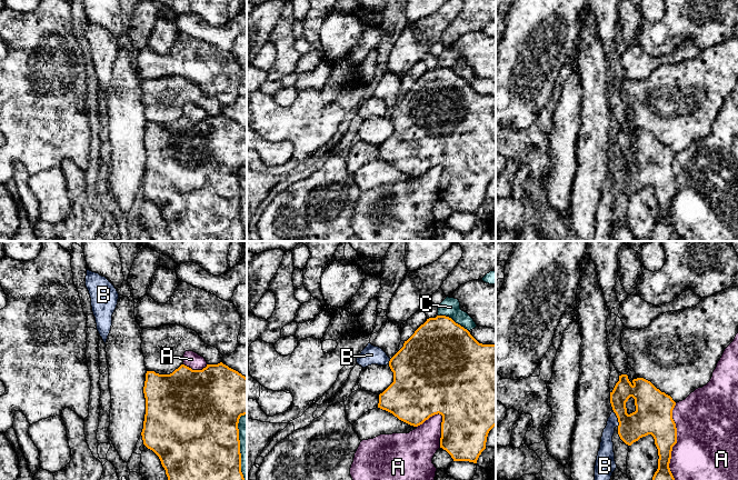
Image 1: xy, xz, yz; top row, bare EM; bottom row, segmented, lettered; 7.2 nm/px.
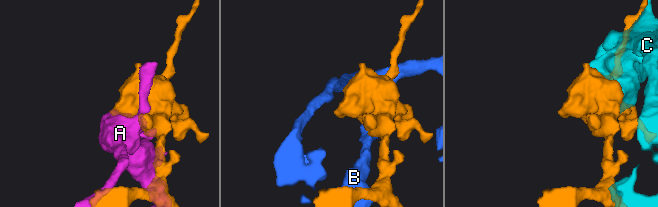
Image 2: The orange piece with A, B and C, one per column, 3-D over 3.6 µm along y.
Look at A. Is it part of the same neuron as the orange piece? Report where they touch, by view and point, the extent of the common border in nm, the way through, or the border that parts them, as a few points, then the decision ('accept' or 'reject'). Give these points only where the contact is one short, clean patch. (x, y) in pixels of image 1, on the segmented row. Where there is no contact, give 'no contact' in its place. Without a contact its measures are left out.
meets orange in yz at (676, 441); contact 550 nm long; reject

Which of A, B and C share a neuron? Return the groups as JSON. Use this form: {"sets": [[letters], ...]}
{"sets": [["A"], ["B"], ["C"]]}

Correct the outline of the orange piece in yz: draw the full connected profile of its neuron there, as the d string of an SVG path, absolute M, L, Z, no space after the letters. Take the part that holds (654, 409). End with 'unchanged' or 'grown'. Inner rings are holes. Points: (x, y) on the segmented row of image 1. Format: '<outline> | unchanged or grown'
M627 374L619 376L619 381L610 392L610 403L618 418L618 434L628 446L638 441L640 438L651 434L658 449L658 469L652 480L675 480L670 468L672 447L677 443L677 428L672 419L672 410L676 402L665 392L657 389L650 381L644 378L634 379L631 382ZM632 397L635 399L636 411L628 414L626 402Z | unchanged

